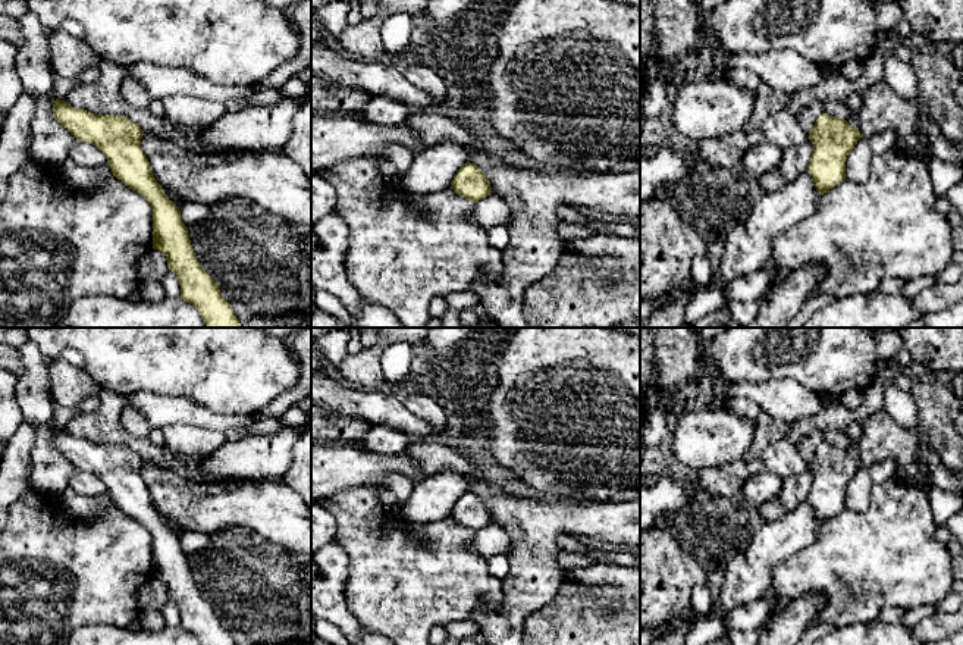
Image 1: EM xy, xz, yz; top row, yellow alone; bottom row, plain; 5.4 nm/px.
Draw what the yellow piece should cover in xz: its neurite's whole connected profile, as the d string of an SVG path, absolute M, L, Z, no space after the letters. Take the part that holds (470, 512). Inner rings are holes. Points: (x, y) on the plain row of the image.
M474 492L461 495L451 511L451 517L462 527L477 532L492 523L490 511L484 501Z

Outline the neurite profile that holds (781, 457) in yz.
M787 438L772 441L762 455L765 470L781 479L799 476L809 469L809 463L799 453L797 444Z

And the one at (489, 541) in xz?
M490 523L476 532L473 549L484 558L498 554L506 555L511 549L511 541L501 526Z

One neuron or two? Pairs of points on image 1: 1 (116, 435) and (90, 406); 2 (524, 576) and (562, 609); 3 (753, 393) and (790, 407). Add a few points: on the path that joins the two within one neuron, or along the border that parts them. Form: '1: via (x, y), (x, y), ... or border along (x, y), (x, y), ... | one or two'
1: border along (99, 394), (99, 406), (91, 412), (82, 413) | two
2: border along (564, 573), (560, 589), (524, 619) | two
3: via (762, 394), (781, 398) | one

